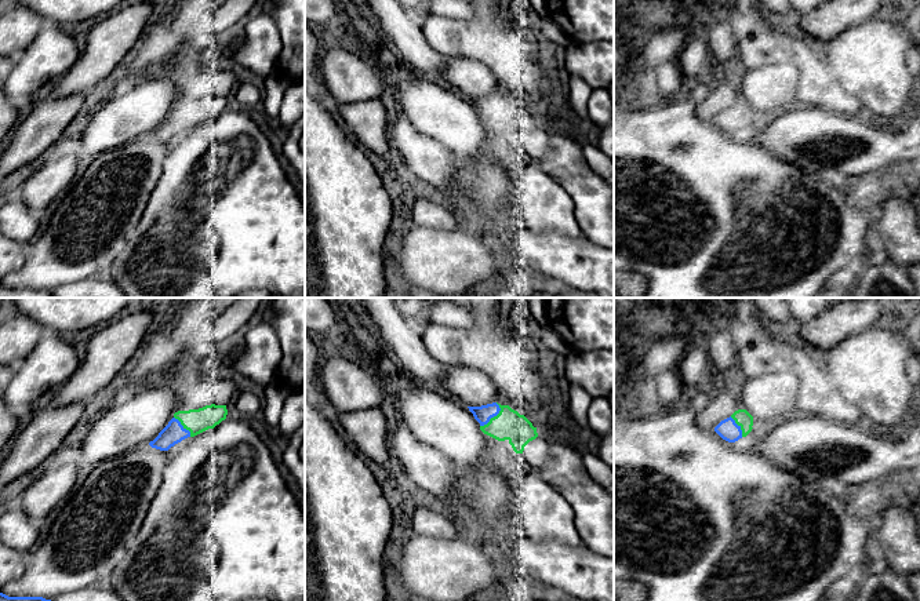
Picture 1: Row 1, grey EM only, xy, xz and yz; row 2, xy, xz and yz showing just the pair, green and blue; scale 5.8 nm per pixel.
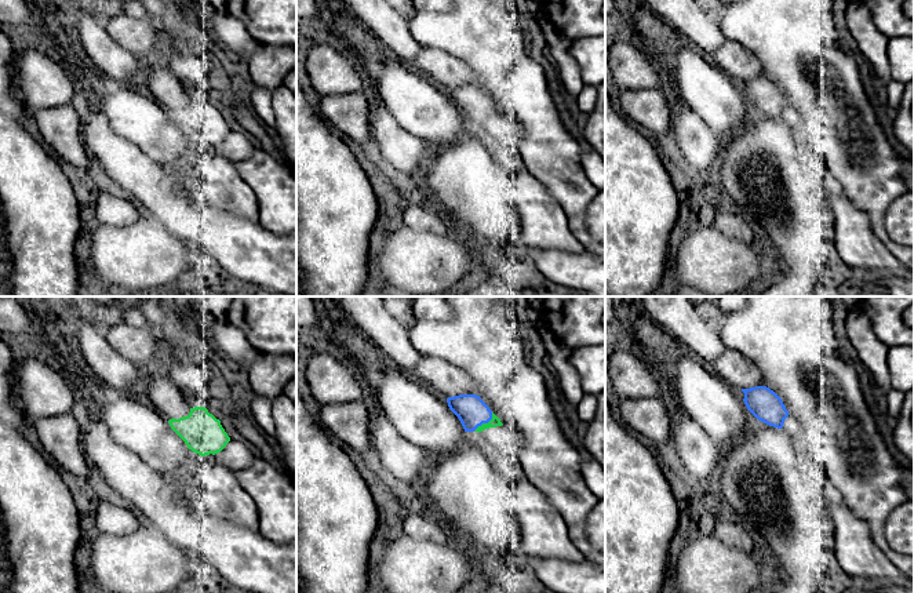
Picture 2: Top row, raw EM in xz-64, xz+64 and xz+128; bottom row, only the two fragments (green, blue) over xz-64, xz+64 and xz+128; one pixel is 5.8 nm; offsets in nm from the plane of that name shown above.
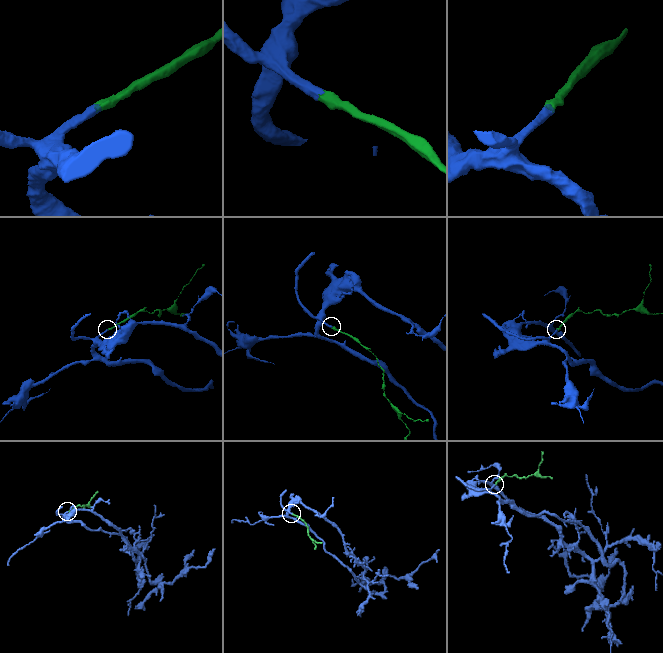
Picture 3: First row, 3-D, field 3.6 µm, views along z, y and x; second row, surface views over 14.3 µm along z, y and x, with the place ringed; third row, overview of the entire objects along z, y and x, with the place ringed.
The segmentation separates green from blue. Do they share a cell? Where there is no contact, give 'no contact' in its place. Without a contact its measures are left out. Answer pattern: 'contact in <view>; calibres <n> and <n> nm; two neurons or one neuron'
contact in xz; calibres 180 and 100 nm; one neuron

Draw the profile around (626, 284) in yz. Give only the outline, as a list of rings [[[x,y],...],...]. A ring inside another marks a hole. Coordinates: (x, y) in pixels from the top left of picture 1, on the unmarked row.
[[[614,272],[615,298],[644,298],[648,288],[648,278],[636,272]]]

